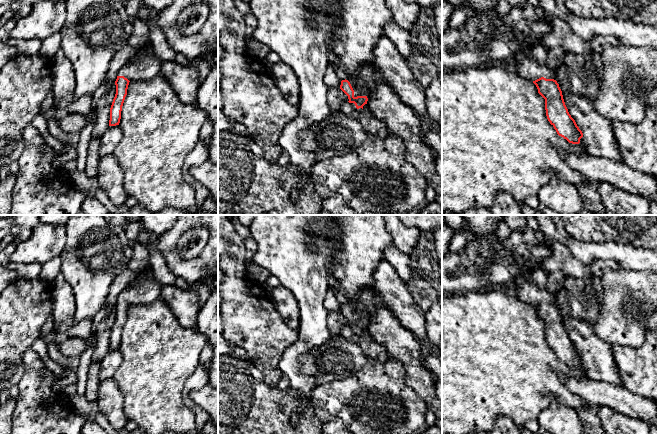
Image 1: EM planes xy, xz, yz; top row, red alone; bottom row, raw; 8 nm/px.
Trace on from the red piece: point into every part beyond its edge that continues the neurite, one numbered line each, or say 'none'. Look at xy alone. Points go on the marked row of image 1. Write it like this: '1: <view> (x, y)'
1: xy (146, 65)

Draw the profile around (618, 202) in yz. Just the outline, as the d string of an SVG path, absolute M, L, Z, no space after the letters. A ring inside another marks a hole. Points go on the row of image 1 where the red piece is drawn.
M602 182L598 186L601 203L613 215L649 215L651 201L639 194L628 193Z

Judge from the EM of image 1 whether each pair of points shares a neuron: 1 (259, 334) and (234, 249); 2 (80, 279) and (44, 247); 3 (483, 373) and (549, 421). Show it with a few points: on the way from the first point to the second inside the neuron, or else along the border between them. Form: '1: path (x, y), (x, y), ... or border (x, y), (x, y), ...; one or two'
1: path (248, 313), (237, 290), (234, 270); one
2: border (65, 233), (65, 245), (59, 256); two
3: border (559, 401), (554, 399), (536, 419); two

